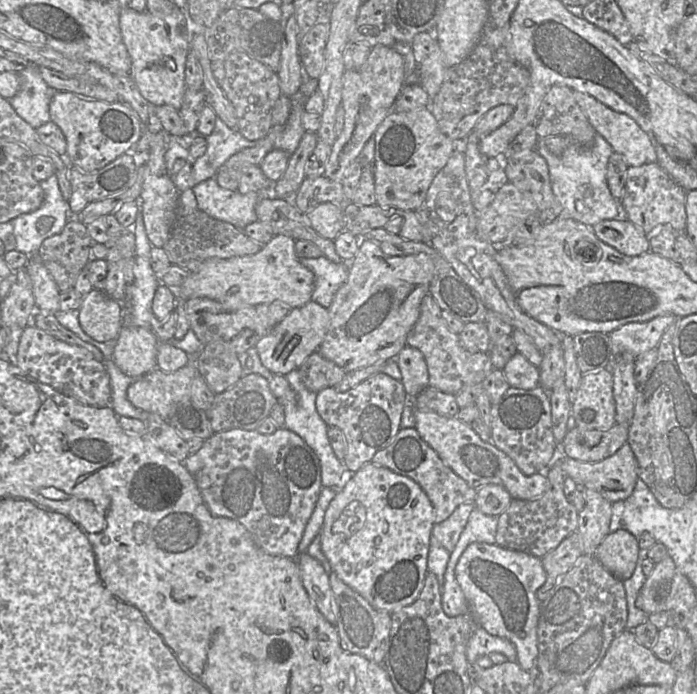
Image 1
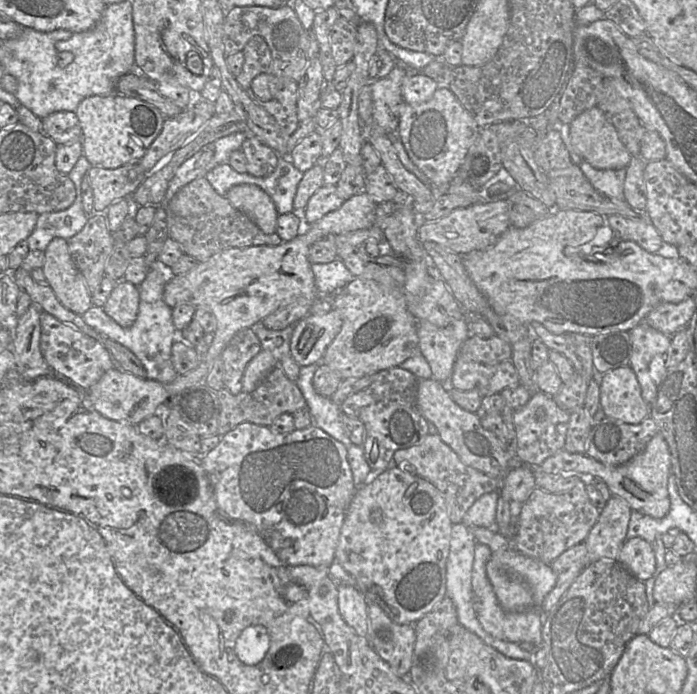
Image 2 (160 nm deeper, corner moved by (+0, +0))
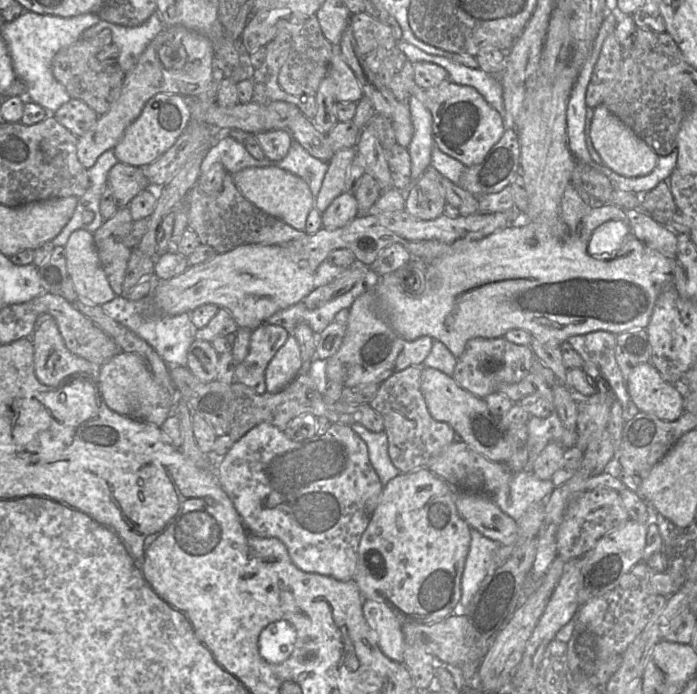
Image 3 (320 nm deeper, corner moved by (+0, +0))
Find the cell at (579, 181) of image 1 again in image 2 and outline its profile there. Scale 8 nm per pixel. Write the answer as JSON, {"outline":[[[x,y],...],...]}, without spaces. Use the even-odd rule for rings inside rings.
{"outline":[[[579,161],[577,165],[601,194],[611,199],[624,200],[624,170],[598,169],[584,161]]]}

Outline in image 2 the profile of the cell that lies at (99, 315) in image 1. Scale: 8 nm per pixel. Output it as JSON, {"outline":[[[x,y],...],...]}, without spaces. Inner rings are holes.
{"outline":[[[121,280],[116,283],[103,309],[121,327],[130,327],[137,317],[139,298],[138,286]]]}

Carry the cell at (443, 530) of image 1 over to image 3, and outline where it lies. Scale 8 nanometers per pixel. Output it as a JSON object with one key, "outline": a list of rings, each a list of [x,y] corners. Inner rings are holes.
{"outline":[[[531,470],[514,474],[492,498],[499,508],[515,521],[522,518],[531,505],[545,499],[555,489],[551,480],[541,480]]]}

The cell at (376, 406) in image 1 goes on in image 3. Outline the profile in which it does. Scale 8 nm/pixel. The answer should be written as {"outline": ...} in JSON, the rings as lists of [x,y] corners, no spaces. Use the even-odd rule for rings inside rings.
{"outline":[[[410,366],[394,373],[380,384],[374,398],[368,404],[378,412],[388,438],[388,454],[400,474],[426,468],[429,461],[456,441],[453,428],[430,415],[421,392],[422,366]]]}

